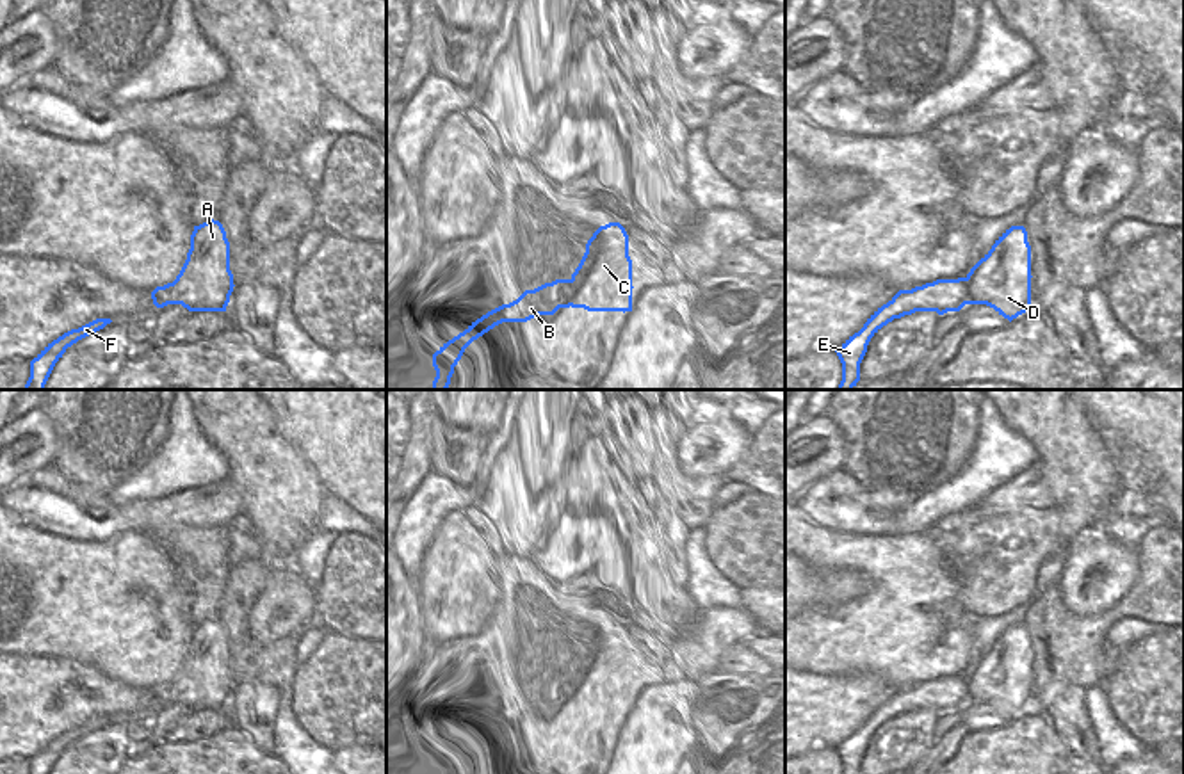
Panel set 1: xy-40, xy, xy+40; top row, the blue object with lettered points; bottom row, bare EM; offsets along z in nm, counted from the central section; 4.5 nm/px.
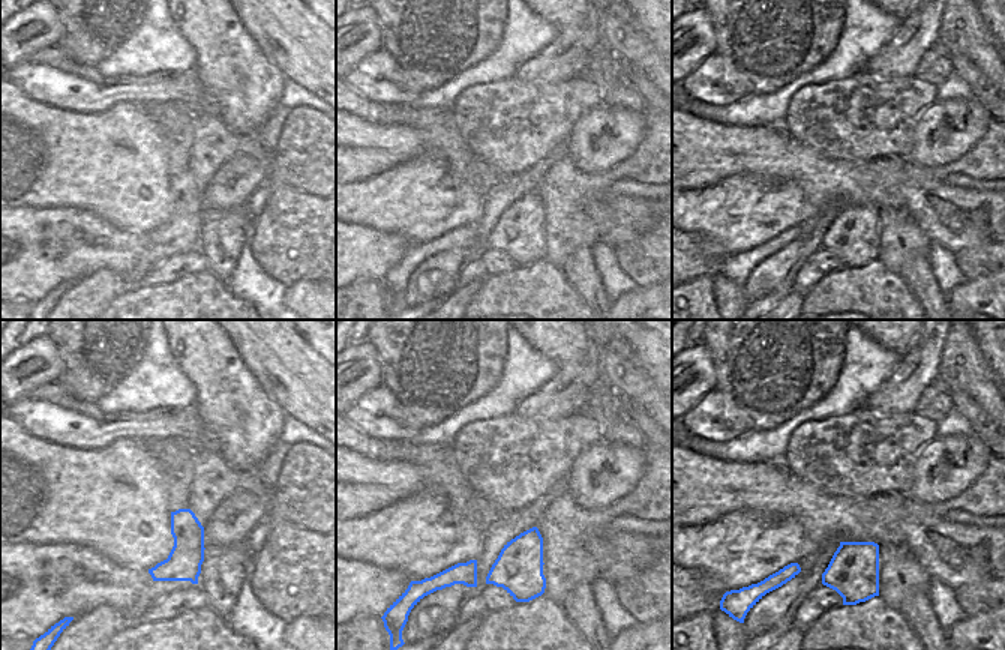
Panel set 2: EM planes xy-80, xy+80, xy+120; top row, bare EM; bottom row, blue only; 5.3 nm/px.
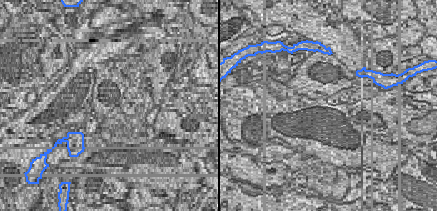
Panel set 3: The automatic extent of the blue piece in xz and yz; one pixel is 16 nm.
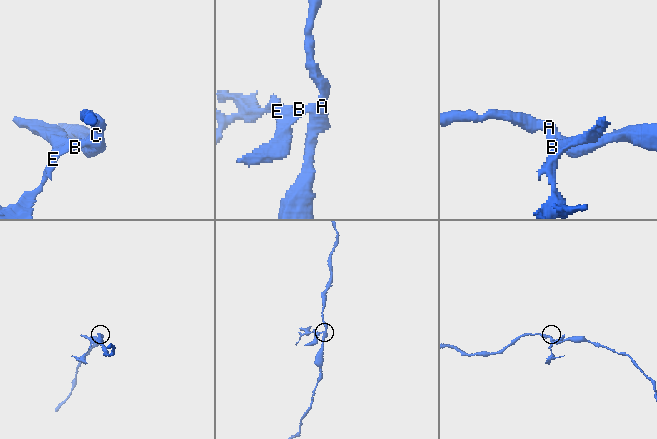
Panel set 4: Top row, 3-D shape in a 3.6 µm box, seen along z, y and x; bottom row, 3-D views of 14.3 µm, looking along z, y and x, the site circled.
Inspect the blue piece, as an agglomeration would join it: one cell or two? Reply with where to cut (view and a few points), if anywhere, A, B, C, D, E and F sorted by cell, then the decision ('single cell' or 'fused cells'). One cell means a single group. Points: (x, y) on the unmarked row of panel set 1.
xy (572, 678), (568, 703) | A C D / B E F | fused cells

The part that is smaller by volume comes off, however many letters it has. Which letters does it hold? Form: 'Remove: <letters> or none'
Remove: B, E, F

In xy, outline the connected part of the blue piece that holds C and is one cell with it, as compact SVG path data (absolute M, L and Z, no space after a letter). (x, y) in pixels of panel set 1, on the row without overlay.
M620 621L600 625L572 673L568 701L588 710L632 710L632 658Z

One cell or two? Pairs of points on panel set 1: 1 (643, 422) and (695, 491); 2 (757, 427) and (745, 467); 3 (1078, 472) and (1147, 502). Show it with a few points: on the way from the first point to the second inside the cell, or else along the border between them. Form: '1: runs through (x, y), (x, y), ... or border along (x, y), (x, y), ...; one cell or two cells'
1: runs through (657, 440), (679, 474); one cell
2: runs through (757, 436), (757, 454), (754, 458); one cell
3: border along (1122, 488), (1111, 513); two cells

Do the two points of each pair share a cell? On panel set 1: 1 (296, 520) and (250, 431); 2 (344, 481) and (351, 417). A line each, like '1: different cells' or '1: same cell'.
1: same cell
2: same cell

